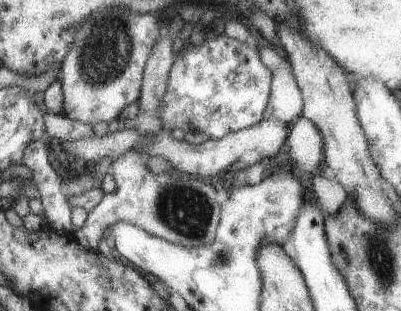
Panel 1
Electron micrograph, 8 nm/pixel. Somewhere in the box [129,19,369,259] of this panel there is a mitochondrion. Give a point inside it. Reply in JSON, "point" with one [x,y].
{"point":[190,216]}

